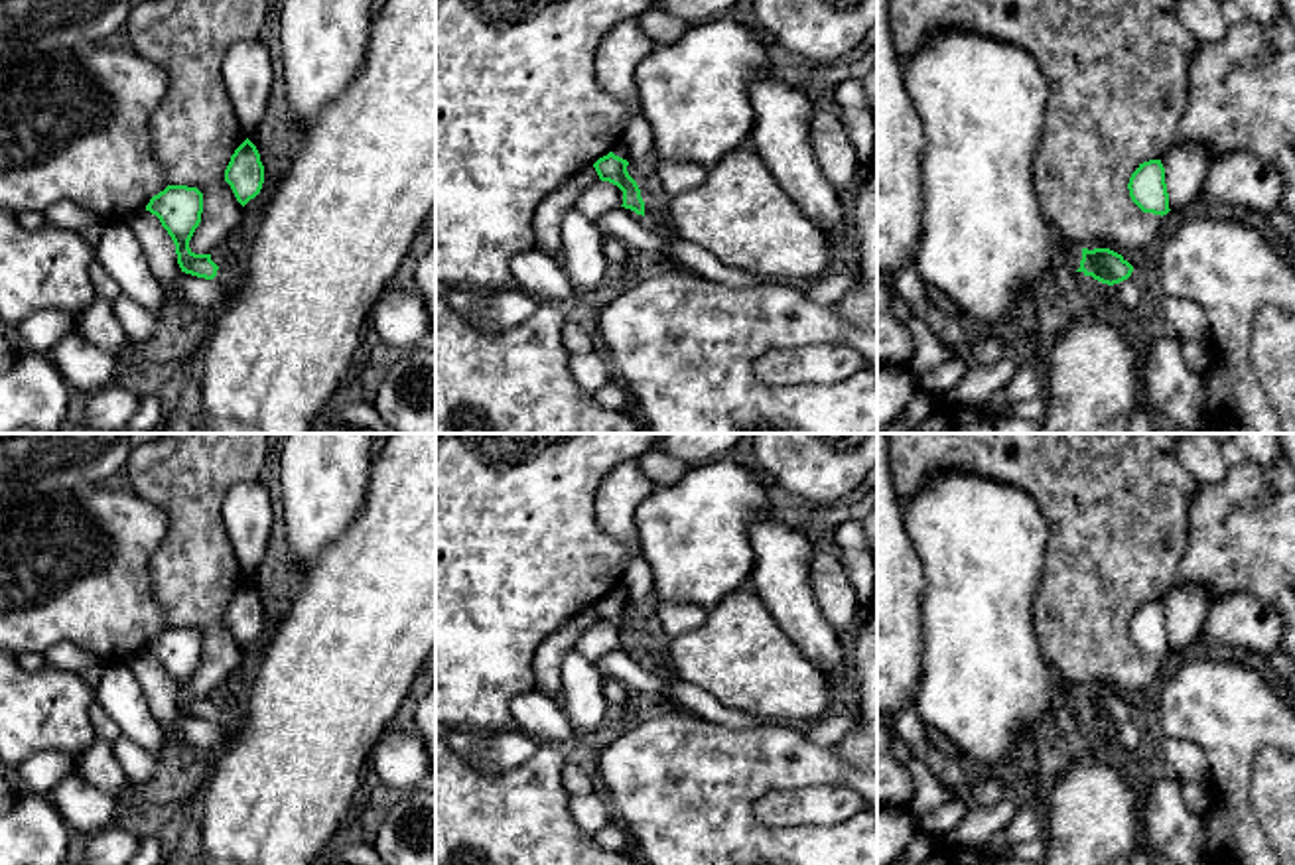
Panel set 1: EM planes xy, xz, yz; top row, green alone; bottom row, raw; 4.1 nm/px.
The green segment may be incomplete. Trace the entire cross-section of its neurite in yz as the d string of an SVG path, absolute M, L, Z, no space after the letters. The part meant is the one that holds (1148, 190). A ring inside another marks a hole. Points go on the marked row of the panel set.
M1149 160L1139 164L1139 167L1129 177L1127 189L1131 201L1143 213L1153 213L1163 217L1171 211L1167 183L1165 183L1165 167L1161 160Z

